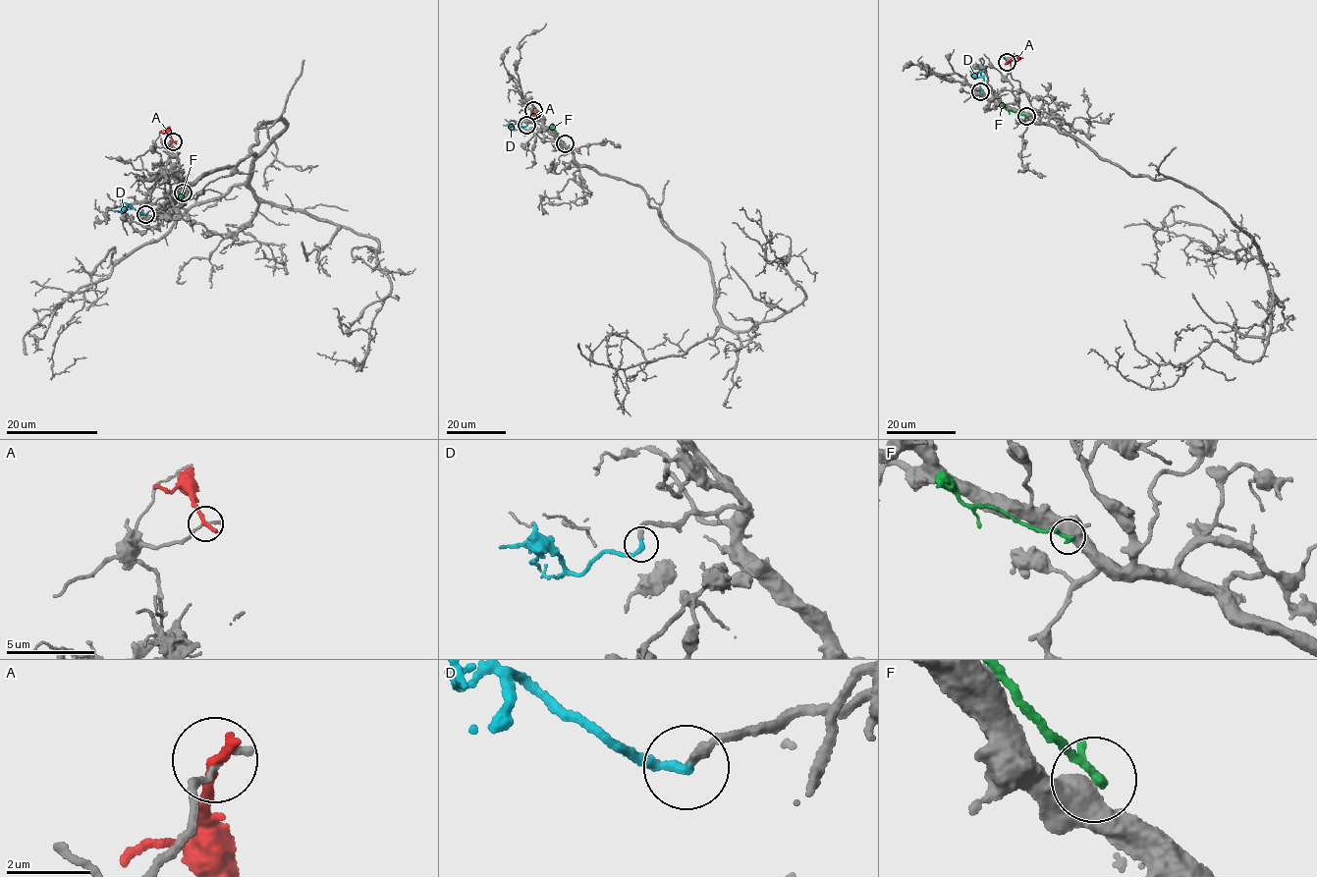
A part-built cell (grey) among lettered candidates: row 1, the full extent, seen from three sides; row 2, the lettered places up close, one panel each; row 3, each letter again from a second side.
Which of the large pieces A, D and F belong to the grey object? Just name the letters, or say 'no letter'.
D

